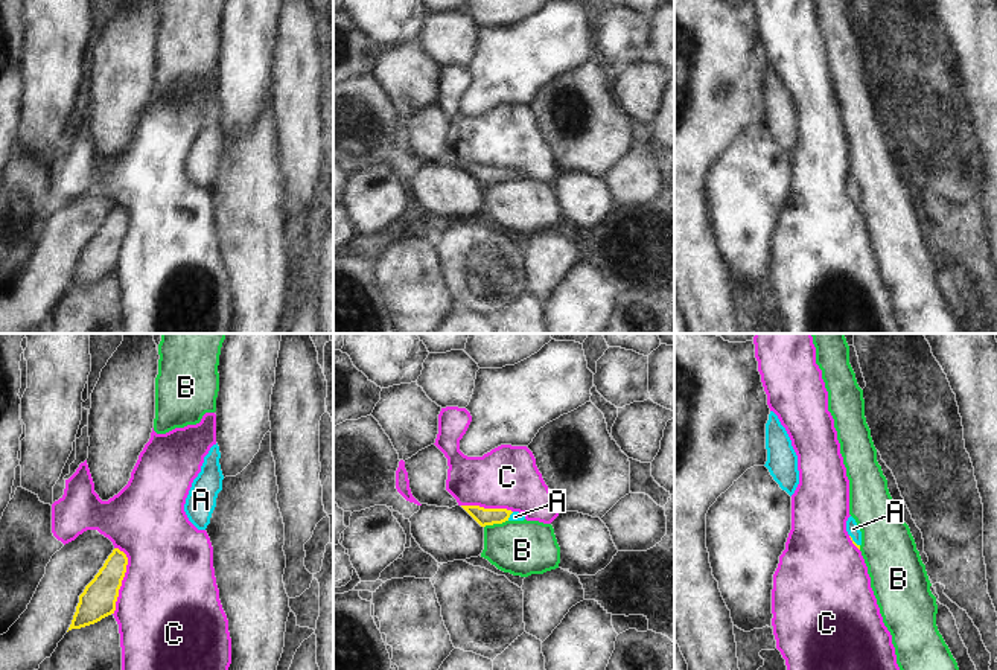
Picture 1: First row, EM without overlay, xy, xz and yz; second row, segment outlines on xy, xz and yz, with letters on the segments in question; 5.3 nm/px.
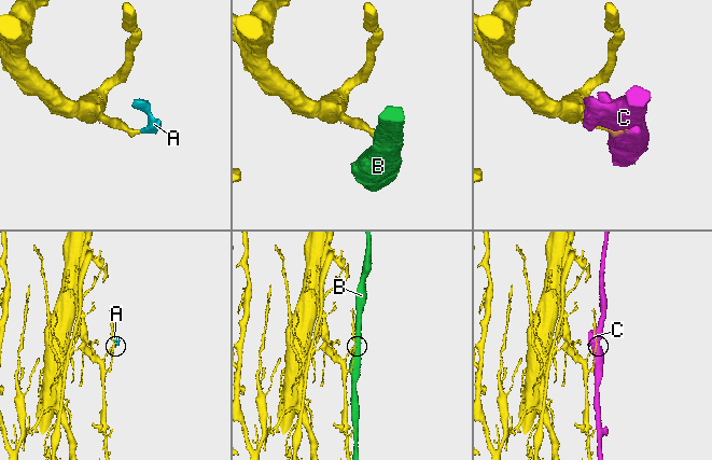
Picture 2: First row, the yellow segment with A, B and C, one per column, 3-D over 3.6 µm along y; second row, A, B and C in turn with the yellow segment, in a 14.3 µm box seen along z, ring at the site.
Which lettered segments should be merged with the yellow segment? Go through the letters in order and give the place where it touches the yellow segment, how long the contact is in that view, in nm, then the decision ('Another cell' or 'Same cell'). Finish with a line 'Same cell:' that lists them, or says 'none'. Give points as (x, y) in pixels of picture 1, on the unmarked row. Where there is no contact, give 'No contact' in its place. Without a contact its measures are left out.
A: Touches yellow at yz (853, 200). Shared border 80 nm. Same cell
B: Touches yellow at xz (495, 181). Shared border 130 nm. Another cell
C: Touches yellow at xy (122, 238). Shared border 360 nm. Another cell
Same cell: A

